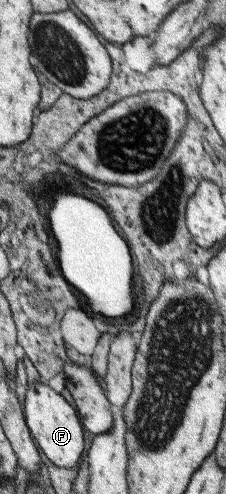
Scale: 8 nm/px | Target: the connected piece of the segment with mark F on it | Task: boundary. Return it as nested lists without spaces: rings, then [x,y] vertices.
[[[40,379],[34,384],[27,384],[25,403],[25,419],[29,425],[37,445],[44,455],[56,467],[74,467],[80,461],[80,455],[84,451],[84,435],[82,435],[82,423],[76,417],[76,411],[54,393],[46,382]]]

